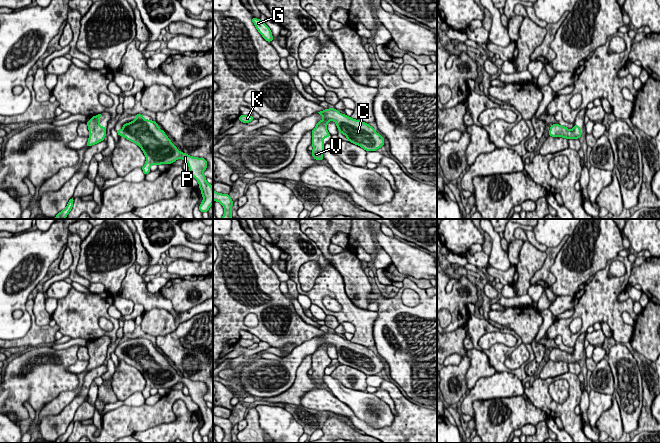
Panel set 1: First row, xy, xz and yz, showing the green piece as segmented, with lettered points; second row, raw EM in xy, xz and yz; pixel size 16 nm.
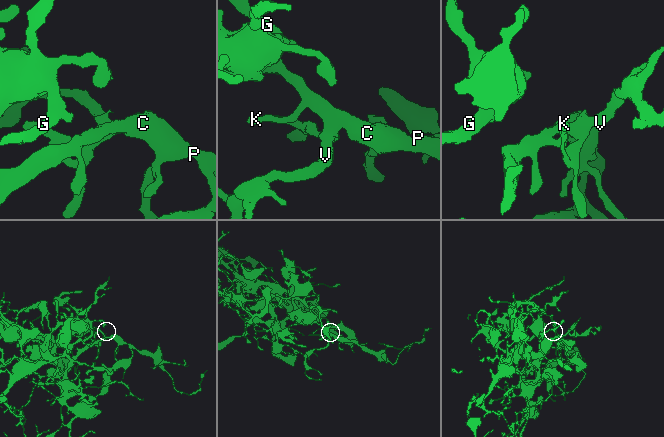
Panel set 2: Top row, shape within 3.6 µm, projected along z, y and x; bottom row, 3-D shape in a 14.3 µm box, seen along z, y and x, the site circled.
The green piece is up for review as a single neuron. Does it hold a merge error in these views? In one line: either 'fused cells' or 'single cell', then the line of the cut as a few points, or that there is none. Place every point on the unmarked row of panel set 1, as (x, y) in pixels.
single cell; no cut

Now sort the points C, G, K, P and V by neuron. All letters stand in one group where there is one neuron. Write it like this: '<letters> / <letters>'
C G K P V

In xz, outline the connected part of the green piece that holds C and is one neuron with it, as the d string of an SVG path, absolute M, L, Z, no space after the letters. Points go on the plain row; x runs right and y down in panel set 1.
M334 332L318 336L324 342L312 354L312 380L315 384L322 384L324 376L324 362L330 361L327 348L330 344L336 347L339 356L346 359L346 363L368 375L376 375L384 370L384 362L365 346L355 344L340 337Z

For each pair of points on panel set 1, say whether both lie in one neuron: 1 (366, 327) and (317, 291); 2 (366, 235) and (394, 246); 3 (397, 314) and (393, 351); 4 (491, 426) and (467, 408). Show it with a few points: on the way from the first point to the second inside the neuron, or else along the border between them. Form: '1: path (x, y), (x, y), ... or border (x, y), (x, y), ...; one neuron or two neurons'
1: path (354, 314), (334, 291), (330, 291); one neuron
2: border (372, 229), (376, 241); two neurons
3: path (396, 323), (396, 342); one neuron
4: border (493, 399), (475, 400), (472, 404), (473, 417); two neurons

